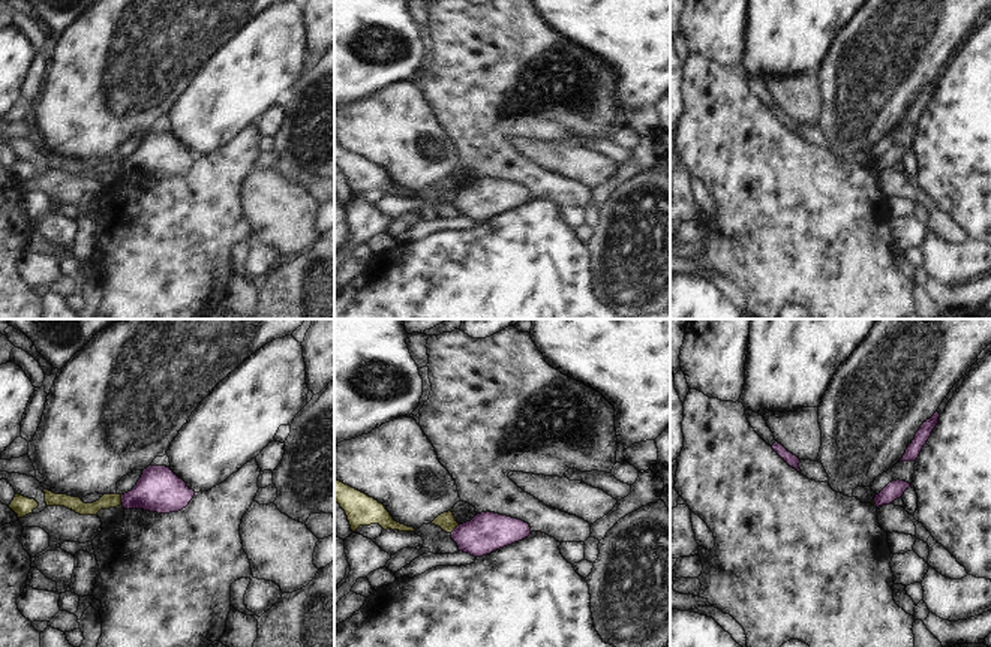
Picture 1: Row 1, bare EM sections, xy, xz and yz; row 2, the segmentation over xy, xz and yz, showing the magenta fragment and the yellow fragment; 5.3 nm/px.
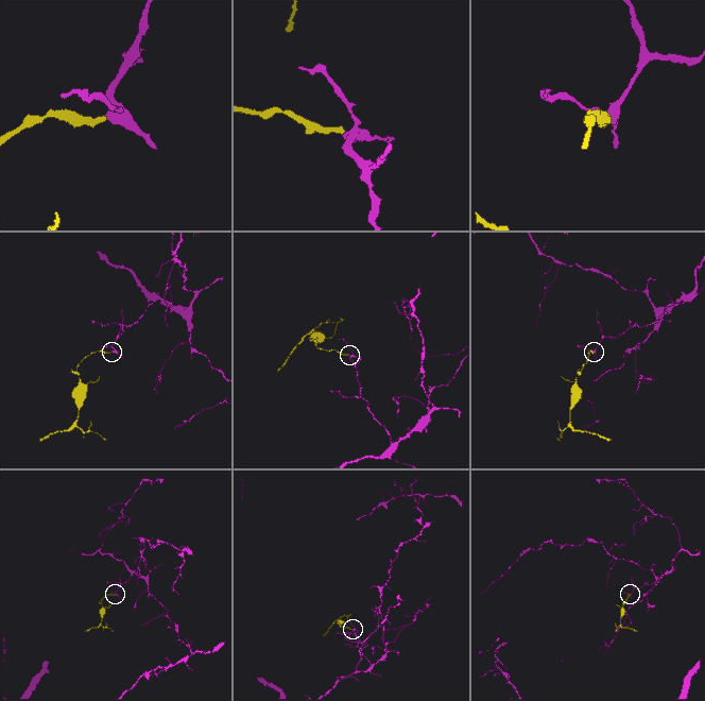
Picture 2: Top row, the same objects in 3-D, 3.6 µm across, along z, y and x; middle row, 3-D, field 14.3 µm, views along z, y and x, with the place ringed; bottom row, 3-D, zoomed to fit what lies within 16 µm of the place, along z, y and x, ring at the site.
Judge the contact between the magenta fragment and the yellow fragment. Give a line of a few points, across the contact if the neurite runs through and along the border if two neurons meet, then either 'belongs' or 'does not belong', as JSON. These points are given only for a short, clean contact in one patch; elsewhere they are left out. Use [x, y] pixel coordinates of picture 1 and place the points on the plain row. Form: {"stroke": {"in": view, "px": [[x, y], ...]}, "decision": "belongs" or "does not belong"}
{"stroke": {"in": "xy", "px": [[120, 159], [123, 168]]}, "decision": "does not belong"}

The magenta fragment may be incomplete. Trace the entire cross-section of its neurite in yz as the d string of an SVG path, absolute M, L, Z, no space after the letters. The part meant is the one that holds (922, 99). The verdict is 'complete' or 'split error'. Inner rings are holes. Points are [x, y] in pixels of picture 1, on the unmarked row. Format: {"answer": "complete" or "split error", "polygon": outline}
{"answer": "complete", "polygon": "M936 76L930 84L927 84L921 90L921 93L915 99L915 103L907 111L906 118L903 120L903 123L900 124L900 127L901 126L916 126L916 123L919 121L924 109L927 108L927 105L930 103L933 94L939 88L939 81L940 81L940 78Z"}

